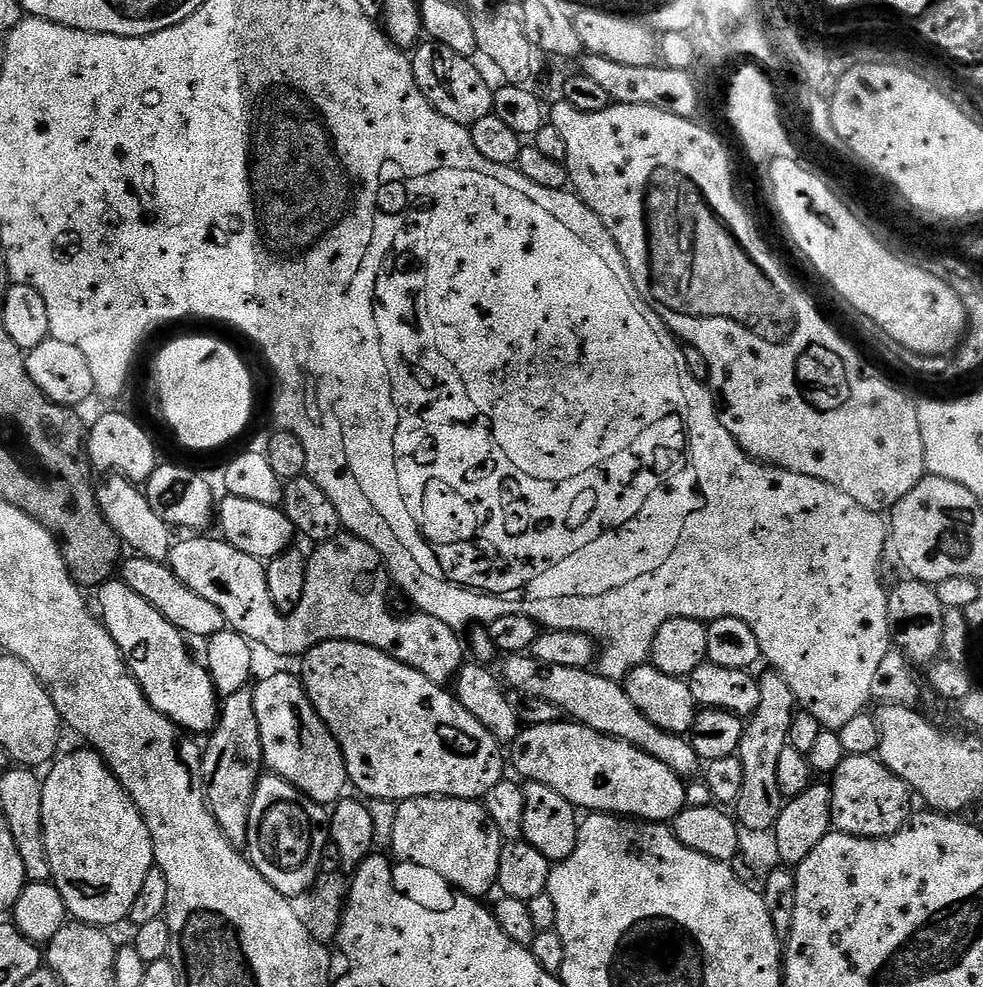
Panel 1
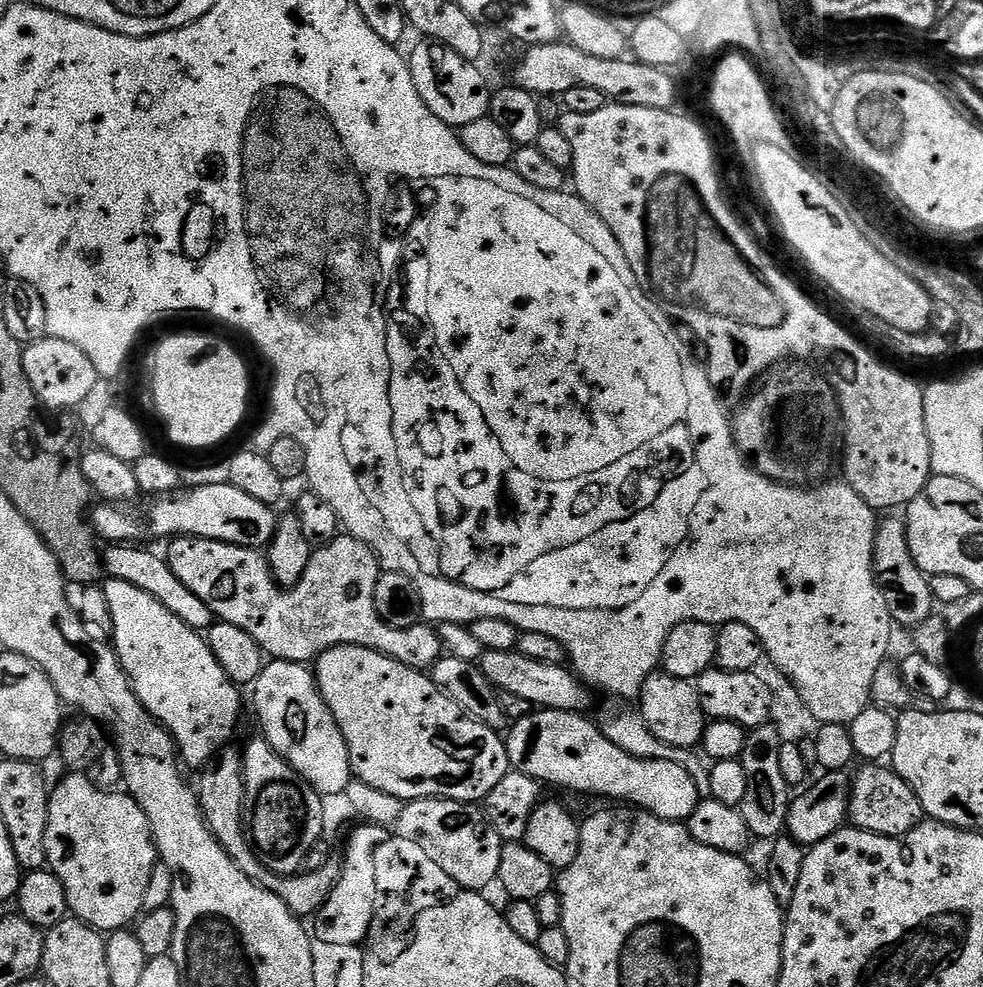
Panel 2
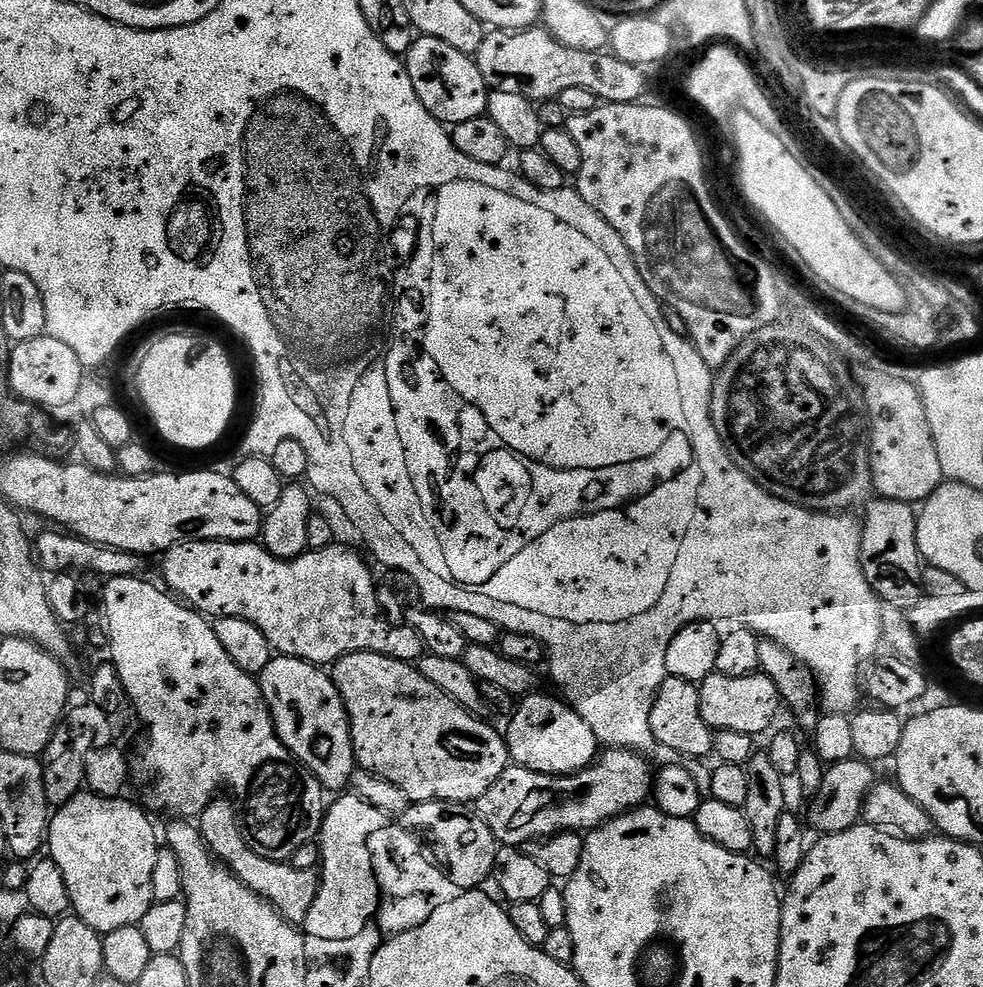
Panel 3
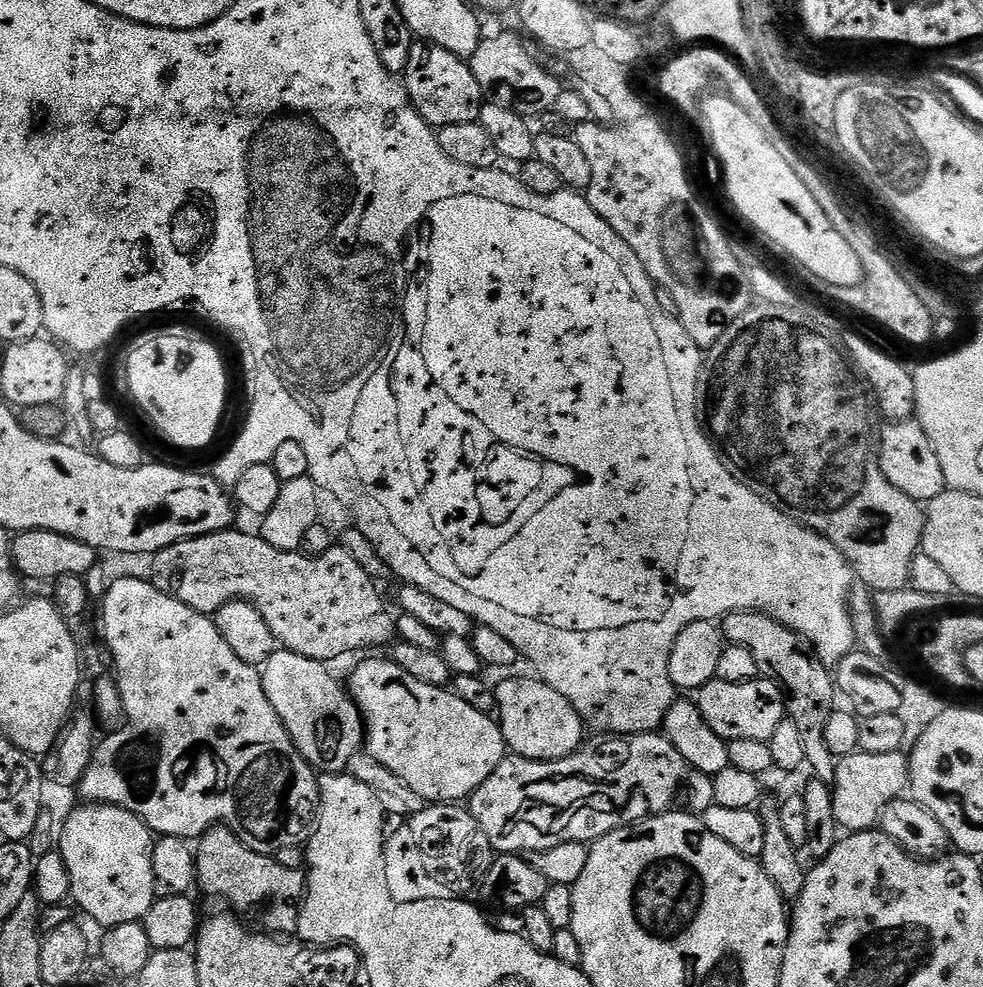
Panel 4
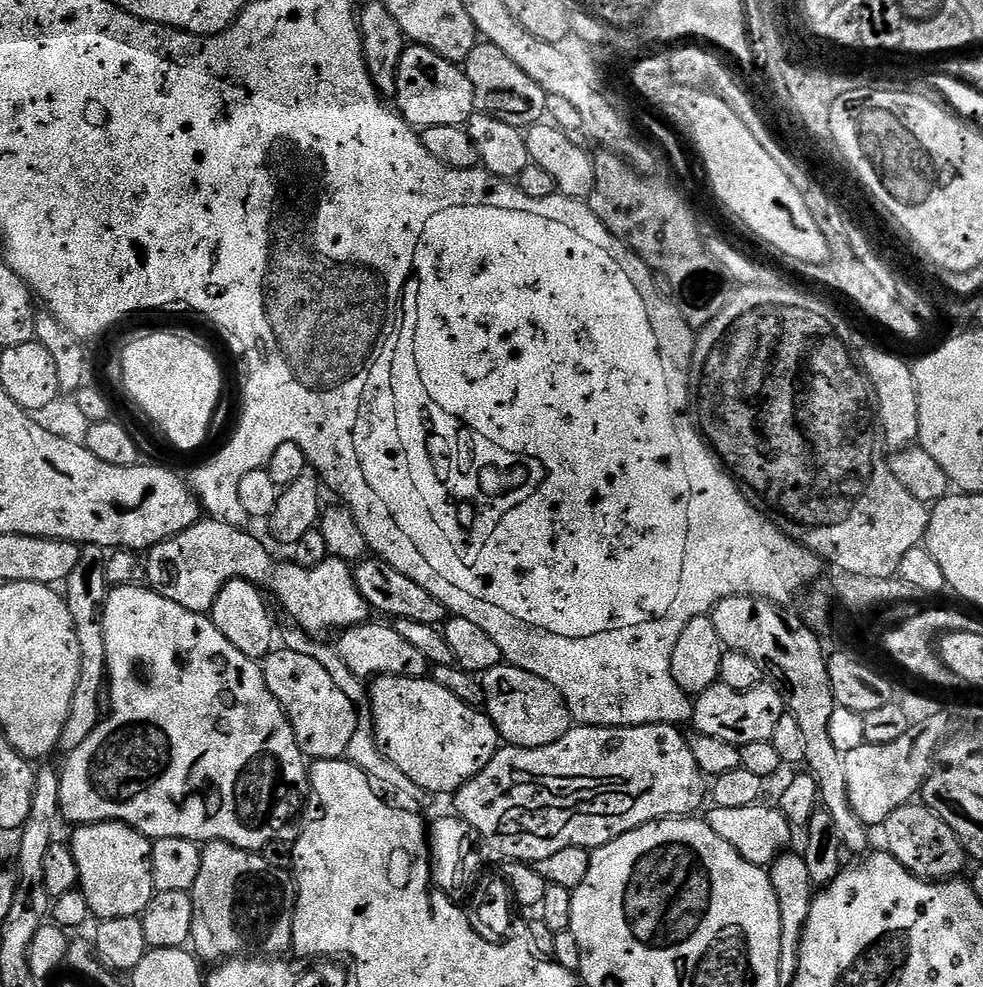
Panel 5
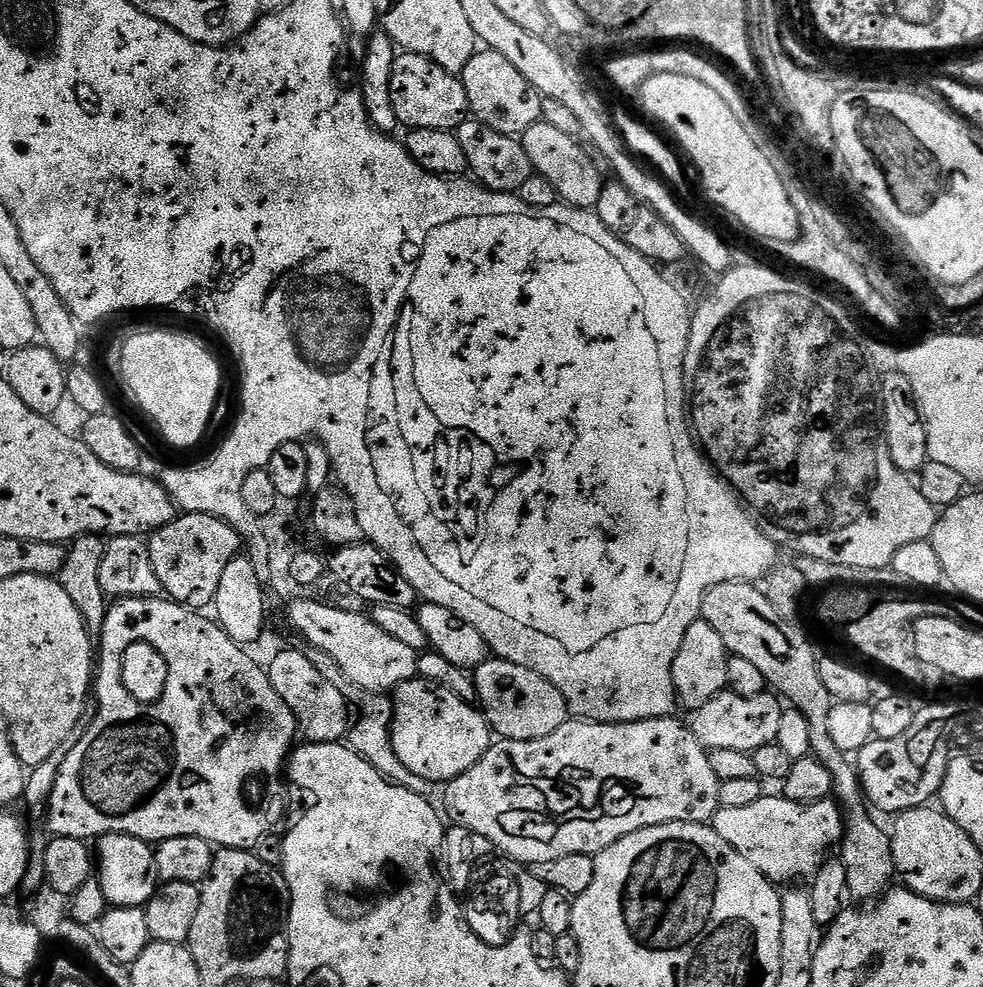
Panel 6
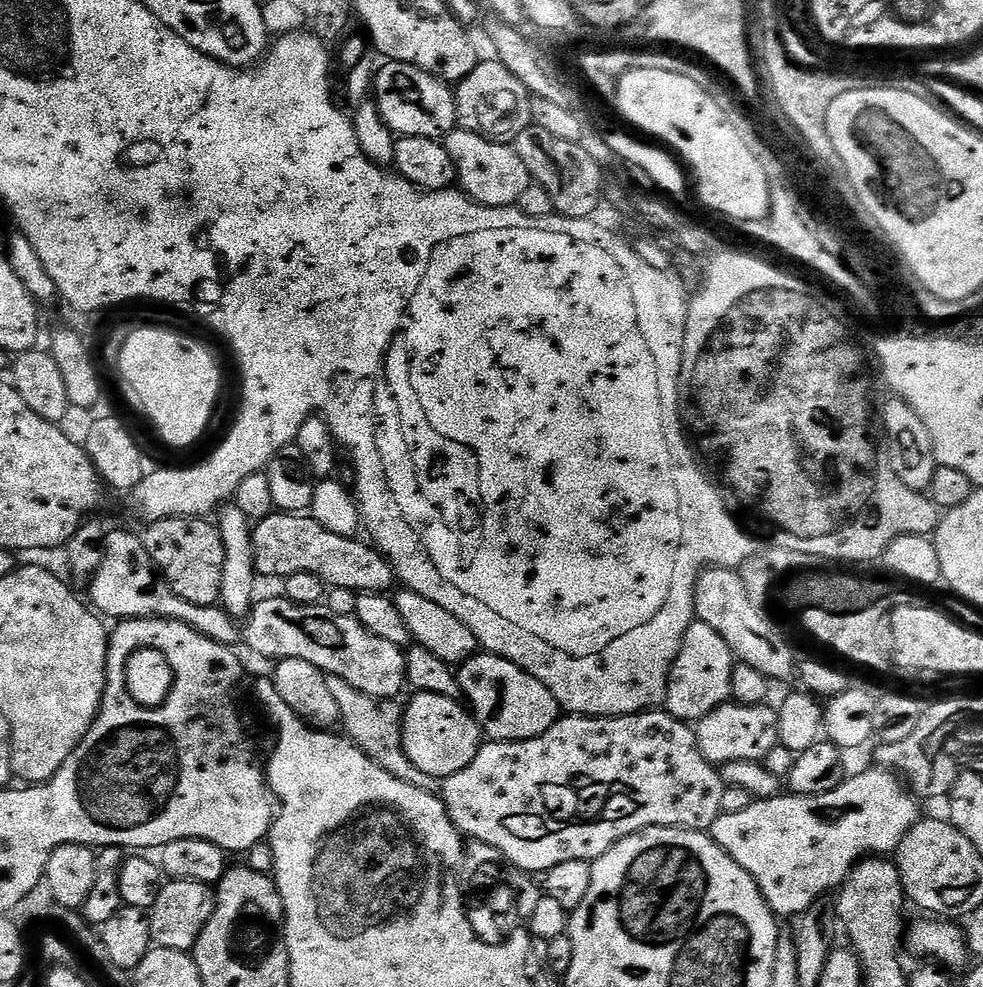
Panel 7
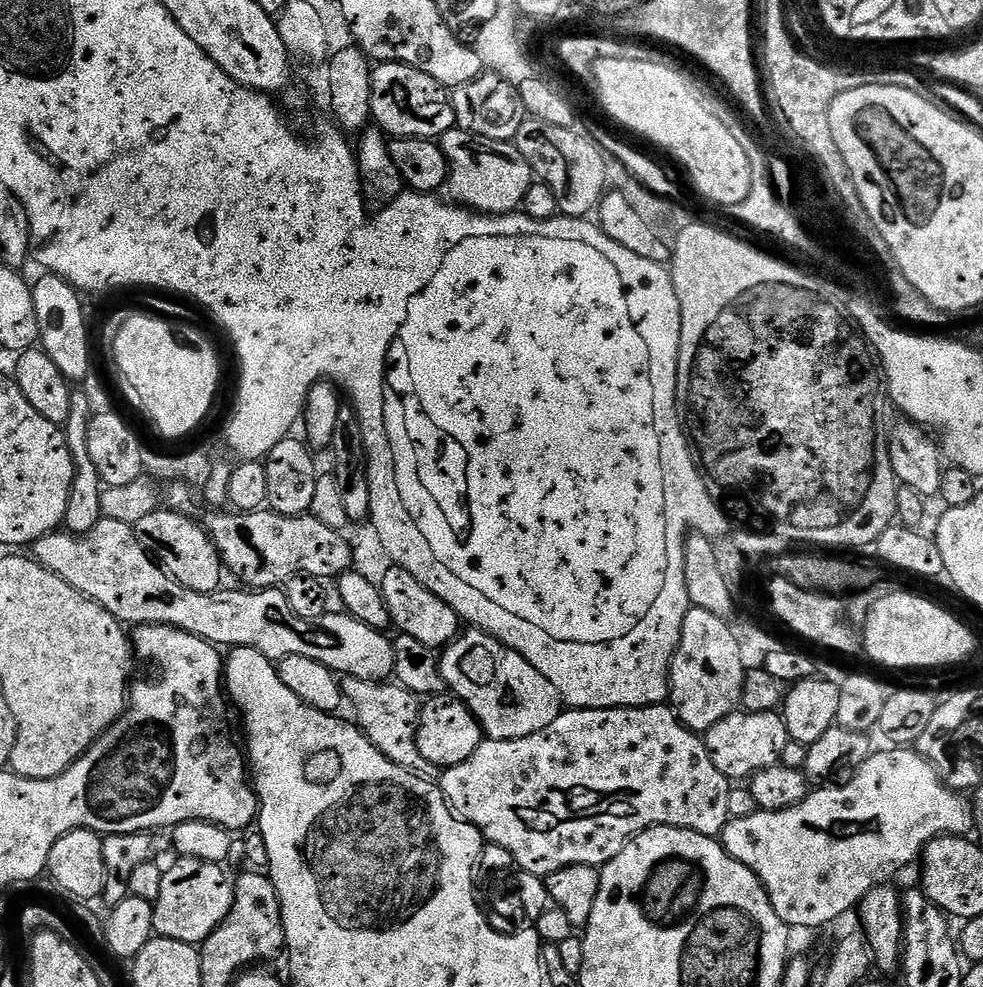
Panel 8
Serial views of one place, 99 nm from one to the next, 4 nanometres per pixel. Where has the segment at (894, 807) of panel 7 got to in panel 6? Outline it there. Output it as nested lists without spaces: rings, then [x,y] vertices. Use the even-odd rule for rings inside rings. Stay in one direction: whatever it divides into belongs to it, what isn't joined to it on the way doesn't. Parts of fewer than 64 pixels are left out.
[[[765,794],[758,798],[758,802],[750,806],[729,808],[720,807],[716,811],[716,817],[710,821],[712,829],[720,835],[754,870],[761,872],[767,880],[771,880],[777,886],[787,885],[789,882],[796,882],[799,876],[812,878],[819,871],[829,855],[828,851],[835,849],[840,841],[844,839],[844,826],[846,823],[845,813],[841,805],[835,799],[829,798],[819,800],[813,804],[799,804],[793,800],[787,800],[783,794]]]

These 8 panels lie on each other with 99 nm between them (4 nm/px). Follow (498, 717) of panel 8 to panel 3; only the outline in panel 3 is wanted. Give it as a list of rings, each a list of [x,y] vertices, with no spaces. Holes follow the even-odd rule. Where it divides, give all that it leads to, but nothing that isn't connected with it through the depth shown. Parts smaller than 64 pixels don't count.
[[[529,694],[515,705],[515,711],[507,721],[508,732],[506,739],[508,741],[508,755],[511,763],[517,768],[534,770],[547,776],[567,776],[581,772],[593,763],[598,756],[598,745],[594,738],[594,730],[582,722],[582,718],[568,705],[563,699],[555,700],[552,696],[536,696]]]

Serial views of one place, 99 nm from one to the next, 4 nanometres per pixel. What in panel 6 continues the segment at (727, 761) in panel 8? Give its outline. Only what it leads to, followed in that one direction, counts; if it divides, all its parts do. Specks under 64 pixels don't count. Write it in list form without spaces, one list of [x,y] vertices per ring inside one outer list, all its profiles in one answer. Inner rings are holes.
[[[725,690],[714,694],[714,698],[706,702],[706,706],[695,709],[693,716],[696,717],[690,720],[690,727],[694,738],[698,738],[703,748],[738,750],[751,754],[762,746],[776,743],[783,713],[781,701],[767,691],[752,698],[744,698],[742,694]]]

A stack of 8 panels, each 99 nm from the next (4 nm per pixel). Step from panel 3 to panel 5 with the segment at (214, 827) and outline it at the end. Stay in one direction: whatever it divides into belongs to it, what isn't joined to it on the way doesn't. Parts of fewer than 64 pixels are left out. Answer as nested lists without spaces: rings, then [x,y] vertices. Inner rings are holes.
[[[213,840],[205,843],[202,848],[202,870],[198,870],[198,882],[194,882],[191,890],[192,901],[194,902],[194,926],[192,927],[191,947],[195,955],[199,957],[205,965],[216,966],[229,958],[280,958],[287,953],[292,946],[292,919],[296,913],[296,881],[291,871],[283,872],[280,868],[275,868],[268,860],[263,860],[263,855],[248,852],[244,848],[236,848],[233,844],[228,844],[224,840]]]

